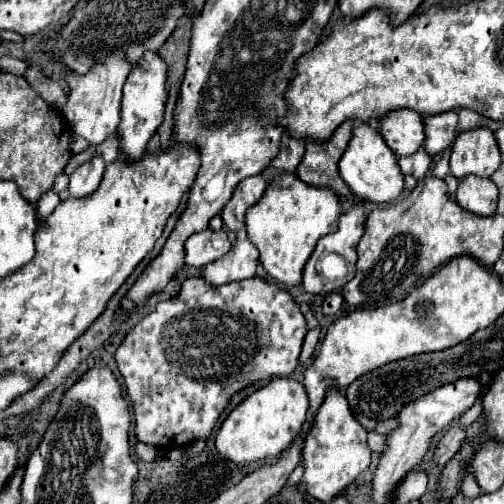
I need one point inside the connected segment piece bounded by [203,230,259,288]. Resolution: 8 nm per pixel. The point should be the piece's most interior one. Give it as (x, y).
(240, 263)

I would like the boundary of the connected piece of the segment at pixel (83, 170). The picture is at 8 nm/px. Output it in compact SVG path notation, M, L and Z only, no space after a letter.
M99 156L93 158L89 164L79 166L69 180L69 194L73 198L85 198L85 196L93 194L97 190L97 186L101 184L103 172L105 172L105 162Z

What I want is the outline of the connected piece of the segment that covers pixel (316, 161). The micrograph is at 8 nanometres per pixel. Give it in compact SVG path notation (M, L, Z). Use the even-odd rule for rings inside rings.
M353 120L343 122L329 140L307 140L305 156L297 168L297 176L317 188L329 188L337 196L349 196L349 186L341 180L337 164L353 134Z

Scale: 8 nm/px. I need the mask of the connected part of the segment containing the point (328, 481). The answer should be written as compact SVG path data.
M339 390L327 392L327 398L315 414L315 426L305 438L303 466L305 474L301 484L309 494L323 502L333 502L347 486L351 486L371 462L371 448L367 446L367 430L353 418L345 394Z

